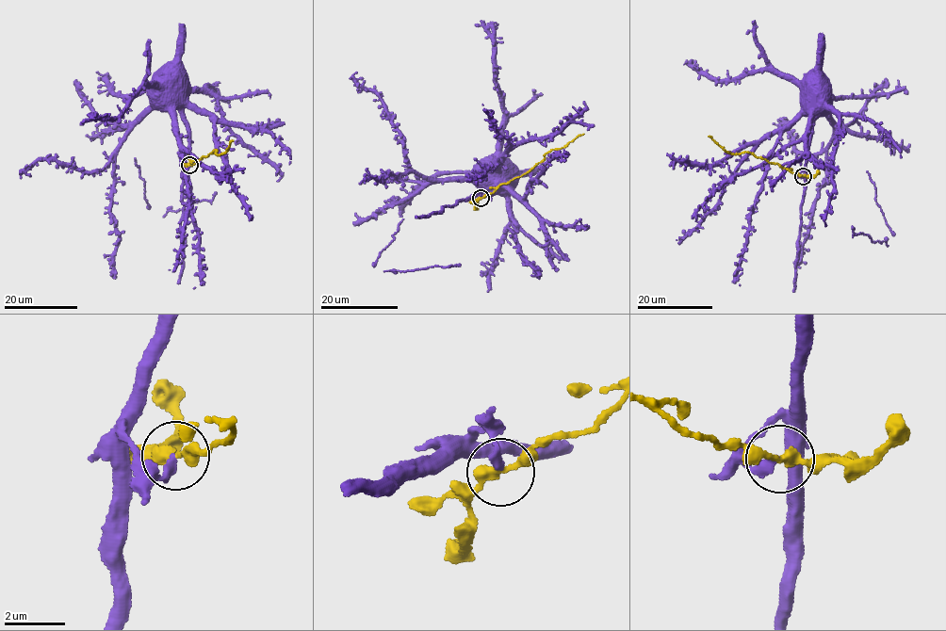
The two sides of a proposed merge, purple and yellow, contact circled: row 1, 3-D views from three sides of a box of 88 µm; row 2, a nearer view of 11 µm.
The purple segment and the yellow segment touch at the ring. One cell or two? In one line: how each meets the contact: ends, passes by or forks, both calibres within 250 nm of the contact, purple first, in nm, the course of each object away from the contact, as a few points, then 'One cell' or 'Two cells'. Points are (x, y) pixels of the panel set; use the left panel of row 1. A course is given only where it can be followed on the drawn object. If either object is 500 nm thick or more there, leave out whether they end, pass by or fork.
At the ring purple ends. At the ring yellow passes by. Thickness 240 nm (purple) against 320 nm. Course of purple: (190, 165), (184, 164), (188, 145), (184, 113), (187, 78), (182, 68), (177, 70). Course of yellow: (190, 165), (215, 150), (216, 153), (221, 154), (233, 140). Two cells

